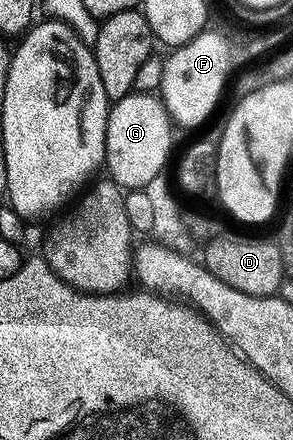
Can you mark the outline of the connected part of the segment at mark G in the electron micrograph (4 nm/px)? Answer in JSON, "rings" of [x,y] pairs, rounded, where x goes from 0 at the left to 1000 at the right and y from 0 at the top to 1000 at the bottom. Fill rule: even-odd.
{"rings":[[[457,207],[382,232],[358,309],[355,382],[372,384],[369,400],[427,434],[509,425],[577,366],[577,345],[590,339],[590,300],[590,273],[546,218]]]}

